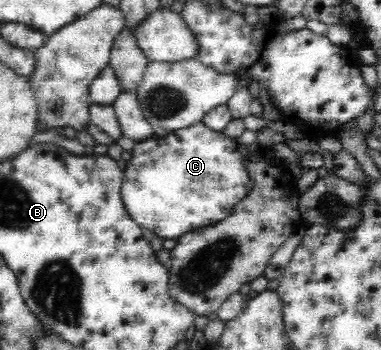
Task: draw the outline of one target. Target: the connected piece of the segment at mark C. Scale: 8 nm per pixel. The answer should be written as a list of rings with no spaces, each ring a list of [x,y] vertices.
[[[202,120],[193,124],[191,127],[180,129],[179,131],[168,132],[163,137],[152,136],[145,141],[136,142],[131,154],[132,159],[128,161],[125,171],[123,172],[123,183],[121,186],[121,197],[128,211],[128,214],[140,225],[153,232],[154,236],[163,239],[178,240],[180,236],[188,235],[191,232],[208,228],[209,225],[215,225],[217,221],[224,220],[225,217],[233,211],[233,208],[251,191],[252,179],[246,169],[247,162],[243,160],[242,154],[238,151],[237,141],[226,136],[222,131],[216,132]]]

